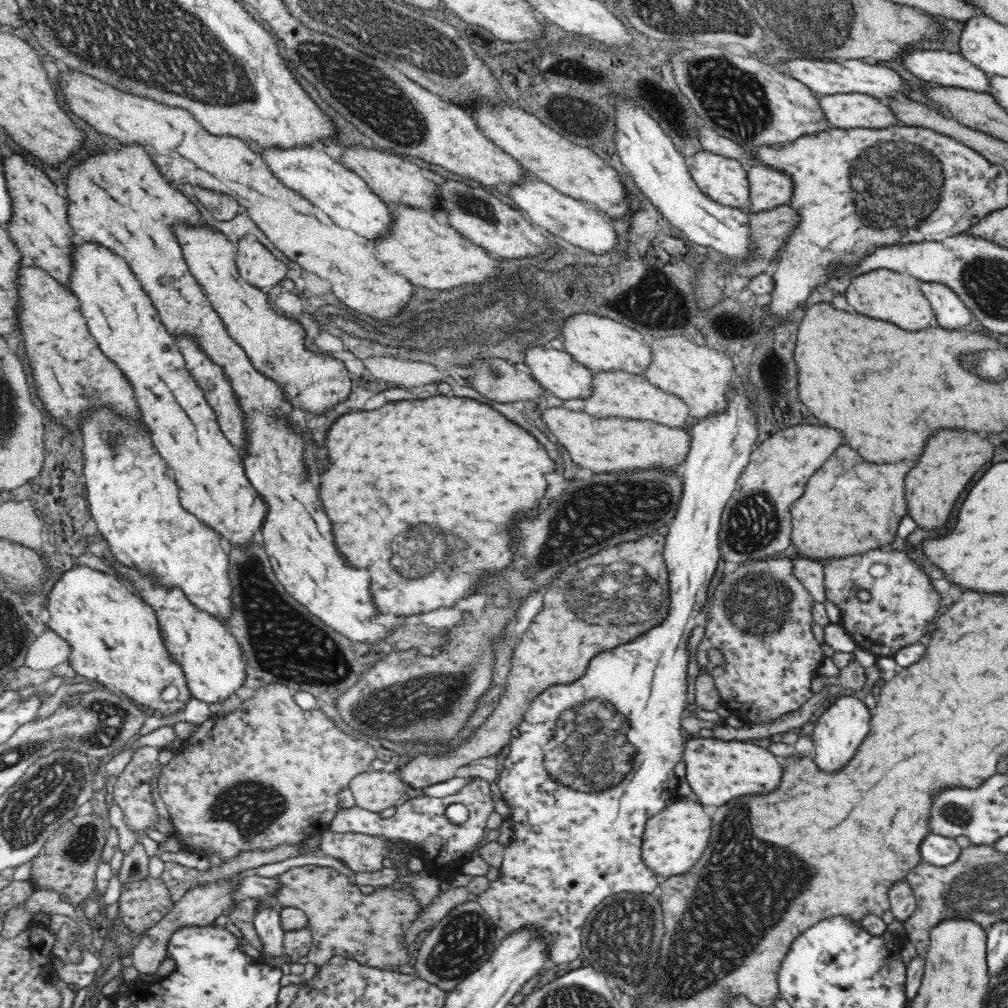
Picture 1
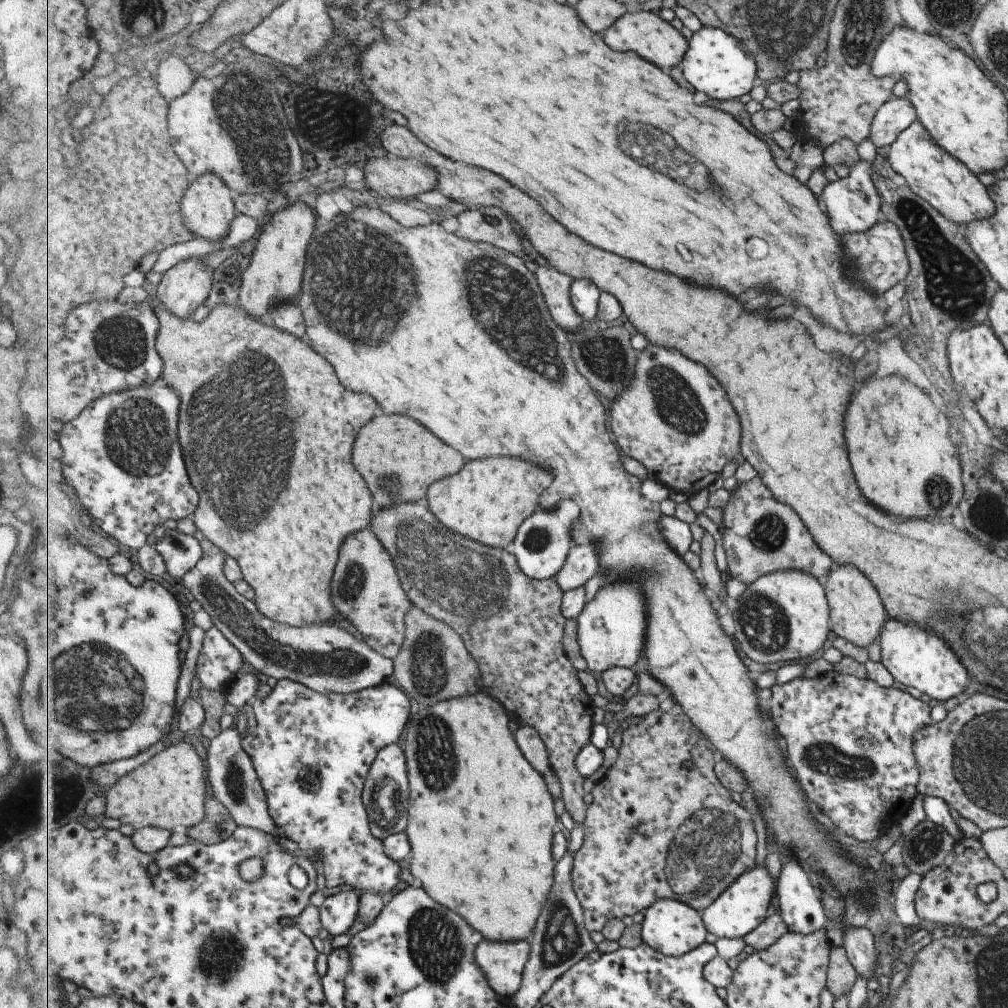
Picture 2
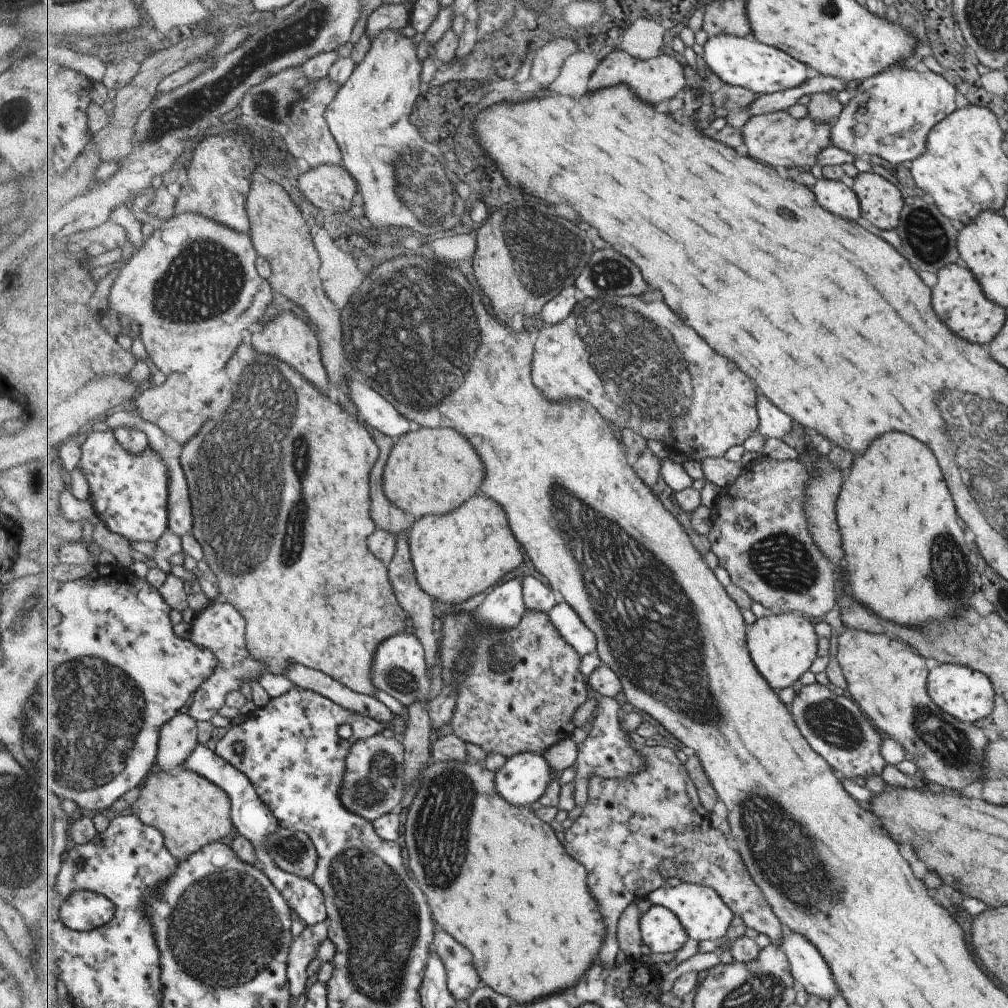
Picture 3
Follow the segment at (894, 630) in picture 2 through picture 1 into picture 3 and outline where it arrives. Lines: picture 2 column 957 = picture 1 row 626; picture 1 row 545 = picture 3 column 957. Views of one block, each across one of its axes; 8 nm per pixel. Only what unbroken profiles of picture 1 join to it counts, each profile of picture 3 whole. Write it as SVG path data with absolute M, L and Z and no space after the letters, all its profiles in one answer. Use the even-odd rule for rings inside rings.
M938 663L928 670L926 676L926 691L929 698L943 712L960 721L977 722L985 718L993 708L993 692L989 679L976 670L965 665Z

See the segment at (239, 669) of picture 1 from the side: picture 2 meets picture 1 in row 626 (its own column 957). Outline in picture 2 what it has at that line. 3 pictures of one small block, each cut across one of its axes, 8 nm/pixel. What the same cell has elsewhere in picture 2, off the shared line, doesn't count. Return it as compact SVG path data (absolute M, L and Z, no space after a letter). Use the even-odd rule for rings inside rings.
M917 120L906 126L905 130L902 130L897 135L896 140L890 144L888 162L892 172L905 178L906 185L913 194L926 200L943 218L959 227L965 226L976 219L989 218L994 213L994 202L983 184L960 160L937 146L937 143L929 136L925 127Z

